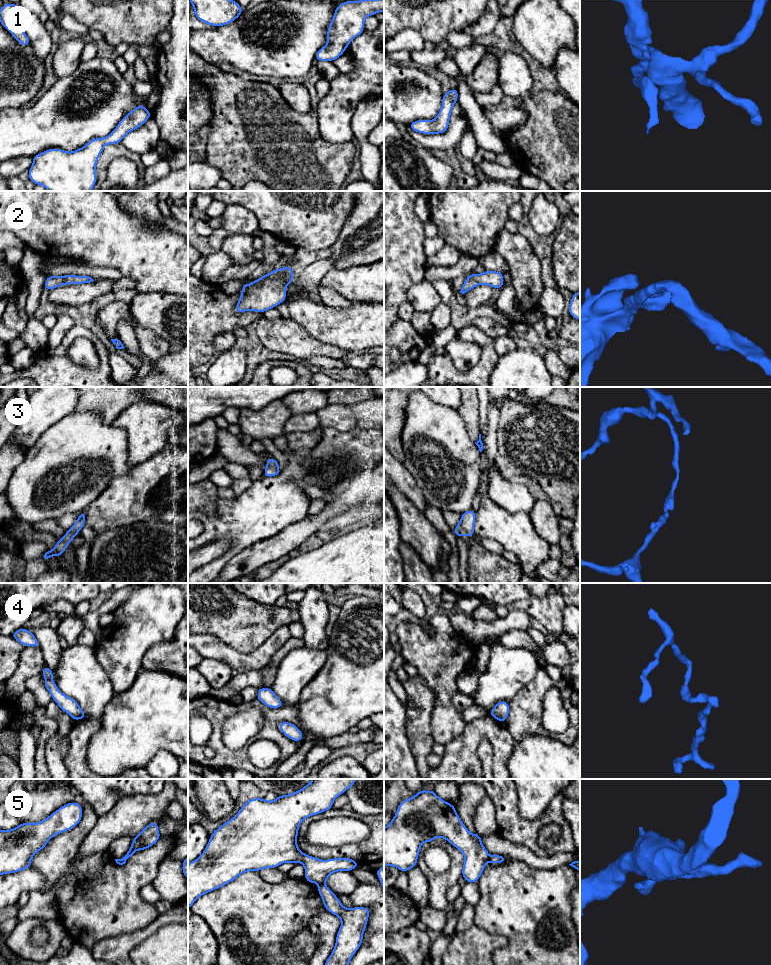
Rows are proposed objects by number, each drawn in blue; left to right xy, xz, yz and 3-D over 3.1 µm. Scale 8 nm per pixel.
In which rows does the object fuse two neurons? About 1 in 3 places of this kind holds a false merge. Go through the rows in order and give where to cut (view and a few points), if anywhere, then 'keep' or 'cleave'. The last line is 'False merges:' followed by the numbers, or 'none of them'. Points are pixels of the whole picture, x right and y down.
1: no cut | keep
2: no cut | keep
3: no cut | keep
4: no cut | keep
5: xz (320, 883), (324, 884) | cleave
False merges: 5

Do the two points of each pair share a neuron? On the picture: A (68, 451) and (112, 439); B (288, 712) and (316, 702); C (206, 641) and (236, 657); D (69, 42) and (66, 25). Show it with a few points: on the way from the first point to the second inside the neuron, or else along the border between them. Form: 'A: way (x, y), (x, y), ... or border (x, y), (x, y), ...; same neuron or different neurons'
A: way (79, 451), (101, 450); same neuron
B: border (296, 705), (299, 711), (299, 727); different neurons
C: way (213, 648), (229, 655); same neuron
D: border (68, 35), (78, 35), (87, 41); different neurons

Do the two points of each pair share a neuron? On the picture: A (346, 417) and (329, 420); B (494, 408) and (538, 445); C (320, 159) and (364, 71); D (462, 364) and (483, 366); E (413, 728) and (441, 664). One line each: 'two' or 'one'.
A: one
B: two
C: two
D: two
E: two

